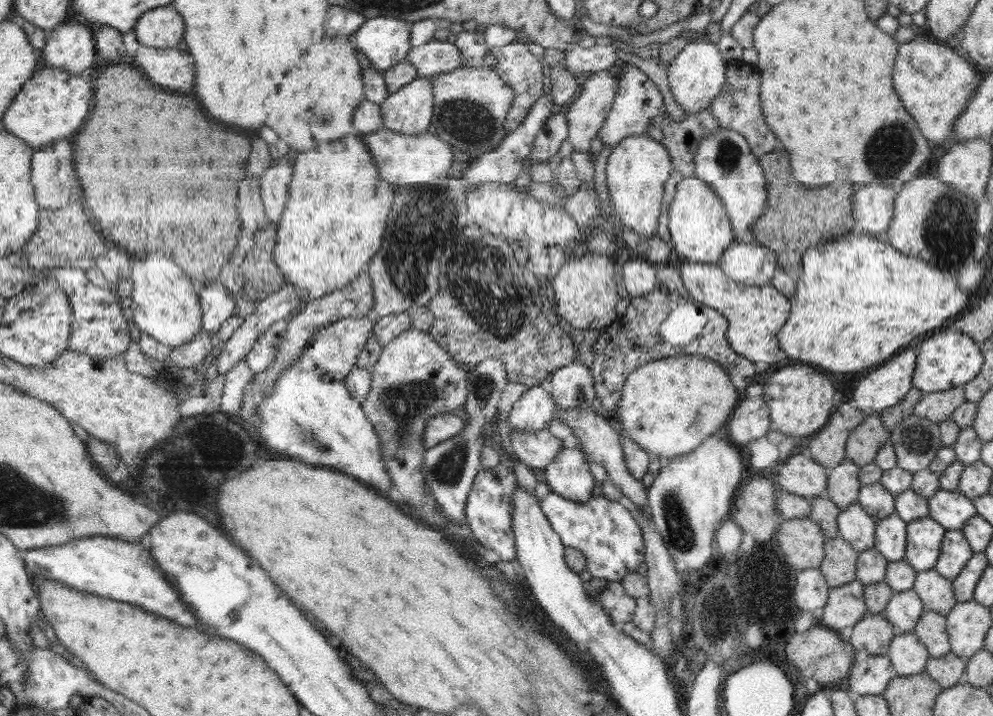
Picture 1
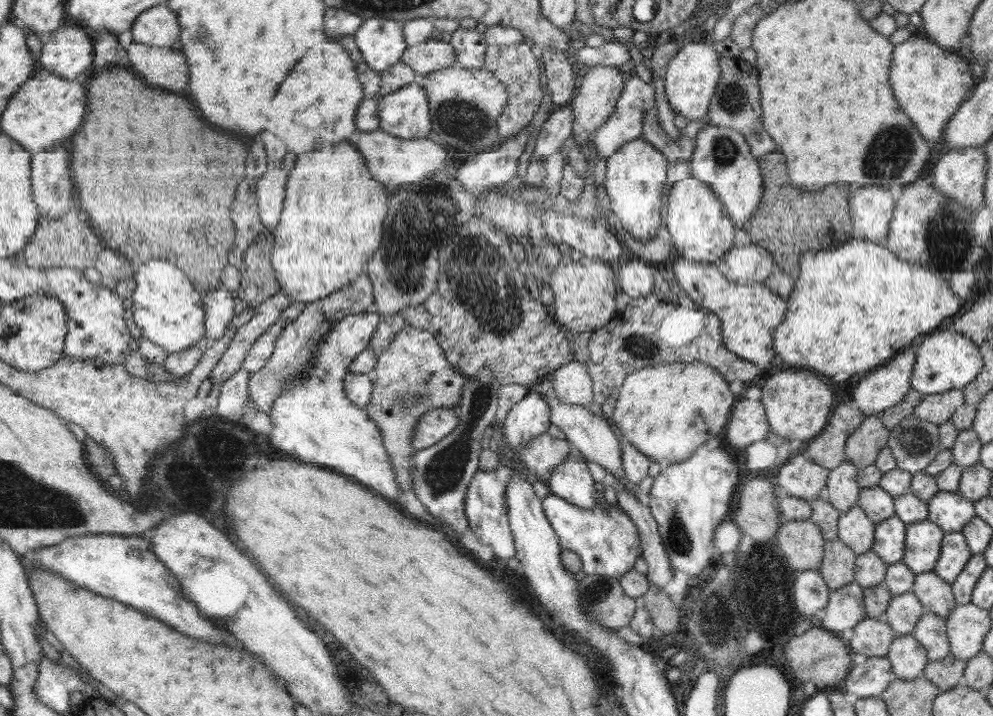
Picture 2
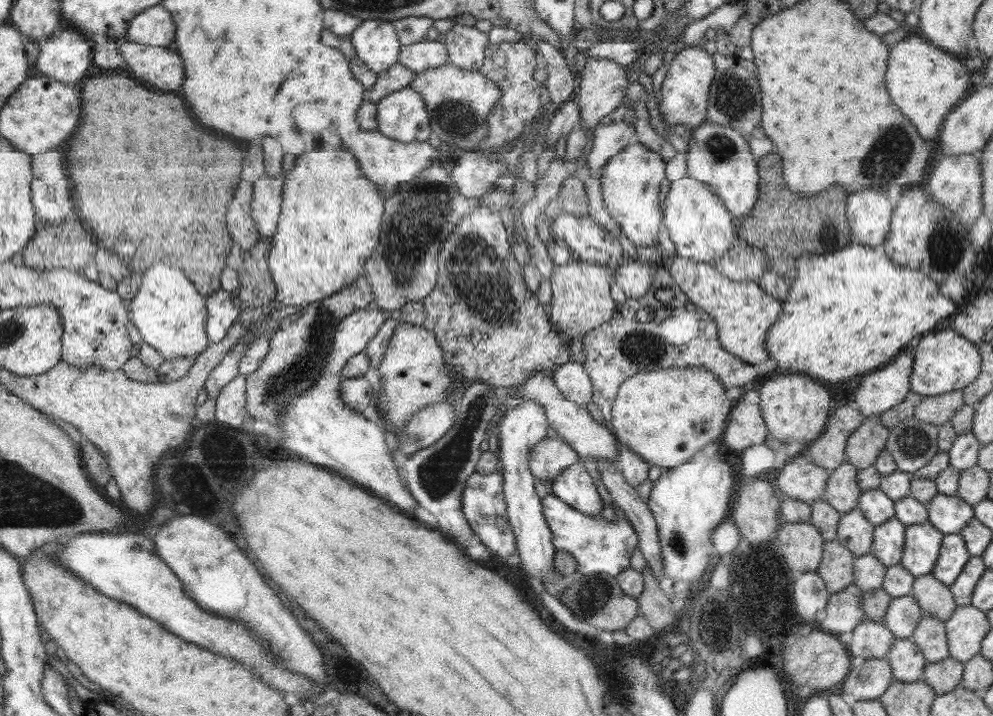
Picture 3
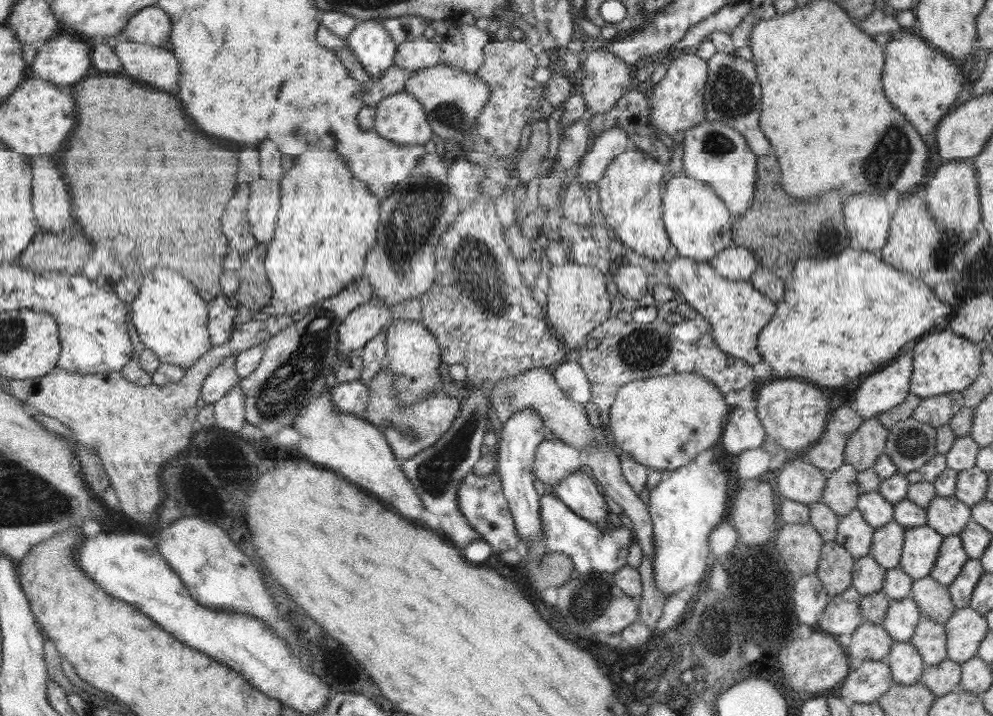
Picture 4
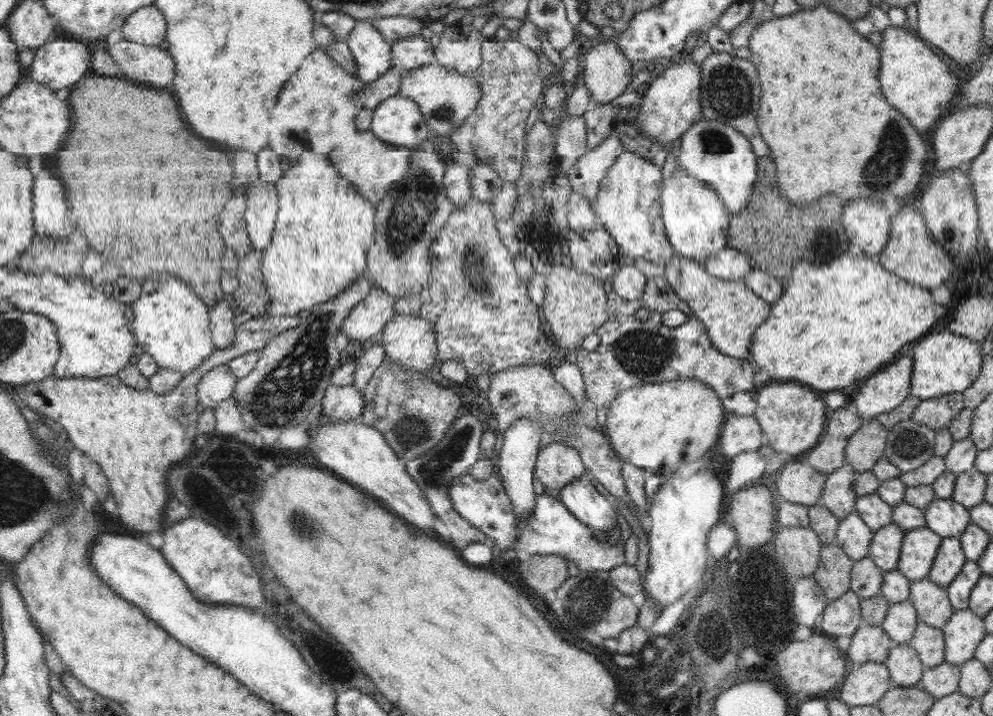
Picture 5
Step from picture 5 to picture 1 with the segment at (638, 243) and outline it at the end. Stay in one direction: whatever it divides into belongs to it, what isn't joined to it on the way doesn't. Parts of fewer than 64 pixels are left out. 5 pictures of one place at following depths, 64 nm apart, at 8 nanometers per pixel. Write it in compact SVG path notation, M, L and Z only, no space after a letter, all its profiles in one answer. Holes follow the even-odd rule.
M648 134L632 135L618 142L612 148L606 166L606 181L616 219L642 236L652 237L657 234L658 218L664 209L664 185L674 169L666 147Z

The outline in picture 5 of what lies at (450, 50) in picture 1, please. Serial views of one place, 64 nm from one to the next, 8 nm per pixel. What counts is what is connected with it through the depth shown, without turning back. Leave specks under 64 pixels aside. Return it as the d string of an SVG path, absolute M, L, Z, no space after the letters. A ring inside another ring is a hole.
M420 34L398 40L391 49L391 65L406 70L435 63L435 47Z

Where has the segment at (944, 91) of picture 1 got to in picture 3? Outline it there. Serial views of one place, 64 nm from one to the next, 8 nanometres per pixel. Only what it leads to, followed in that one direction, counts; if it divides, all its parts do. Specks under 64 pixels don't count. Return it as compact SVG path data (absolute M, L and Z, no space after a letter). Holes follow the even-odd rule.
M912 31L890 49L886 88L894 104L910 118L920 136L931 143L937 140L940 127L946 116L953 112L960 101L973 89L971 84L972 64L960 57L950 55Z

